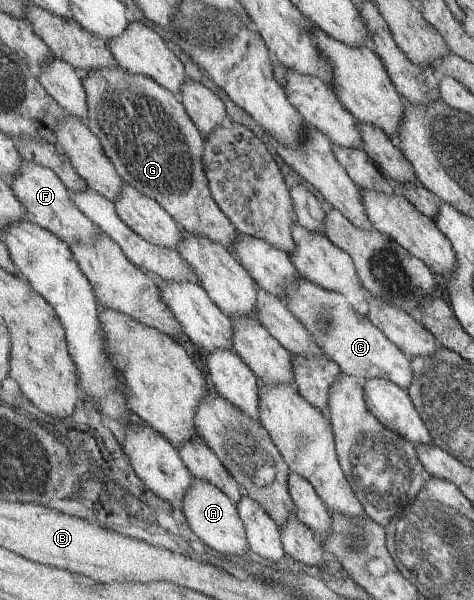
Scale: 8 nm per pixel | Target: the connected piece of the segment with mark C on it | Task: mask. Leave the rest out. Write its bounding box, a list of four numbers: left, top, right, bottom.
[286,277,415,390]

